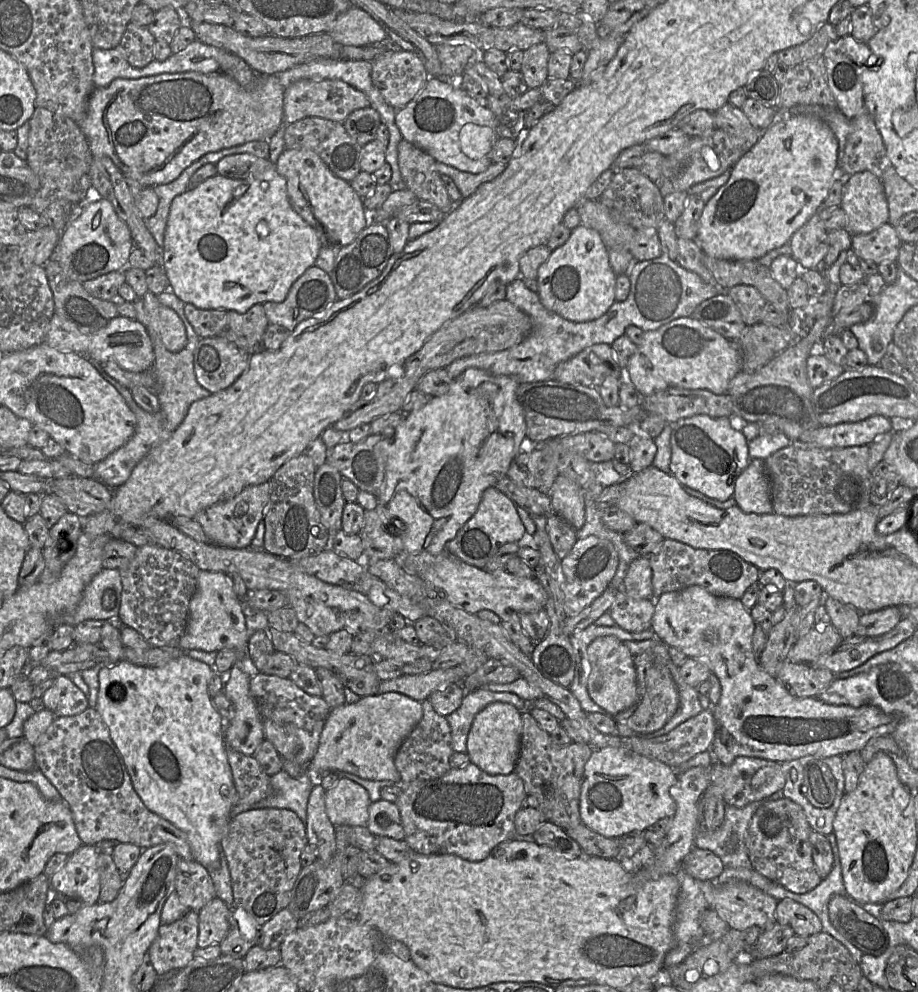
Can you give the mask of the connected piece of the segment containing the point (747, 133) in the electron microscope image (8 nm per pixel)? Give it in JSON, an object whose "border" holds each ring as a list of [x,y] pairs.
{"border":[[[730,102],[713,112],[715,128],[722,129],[731,135],[734,144],[742,145],[748,152],[759,140],[761,130],[755,128],[741,108]]]}

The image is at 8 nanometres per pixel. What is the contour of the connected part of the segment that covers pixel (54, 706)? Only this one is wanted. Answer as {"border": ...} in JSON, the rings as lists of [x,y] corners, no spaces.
{"border":[[[53,675],[54,684],[41,697],[45,709],[55,717],[80,714],[89,707],[88,698],[69,676]]]}

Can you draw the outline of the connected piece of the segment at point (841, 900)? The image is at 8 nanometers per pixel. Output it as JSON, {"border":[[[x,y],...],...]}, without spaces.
{"border":[[[834,895],[828,904],[829,919],[863,954],[880,956],[888,948],[888,937],[872,907],[878,905],[860,905],[847,895]]]}

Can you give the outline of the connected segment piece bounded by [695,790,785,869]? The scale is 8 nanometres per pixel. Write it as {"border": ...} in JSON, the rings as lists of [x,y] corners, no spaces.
{"border":[[[781,790],[765,798],[751,802],[743,807],[736,807],[726,804],[725,817],[722,825],[717,830],[710,832],[702,830],[702,826],[700,824],[700,829],[697,830],[695,837],[695,846],[713,851],[721,858],[725,868],[753,869],[753,865],[750,861],[748,849],[746,846],[746,836],[752,816],[764,803],[778,800],[782,797],[785,796]]]}

